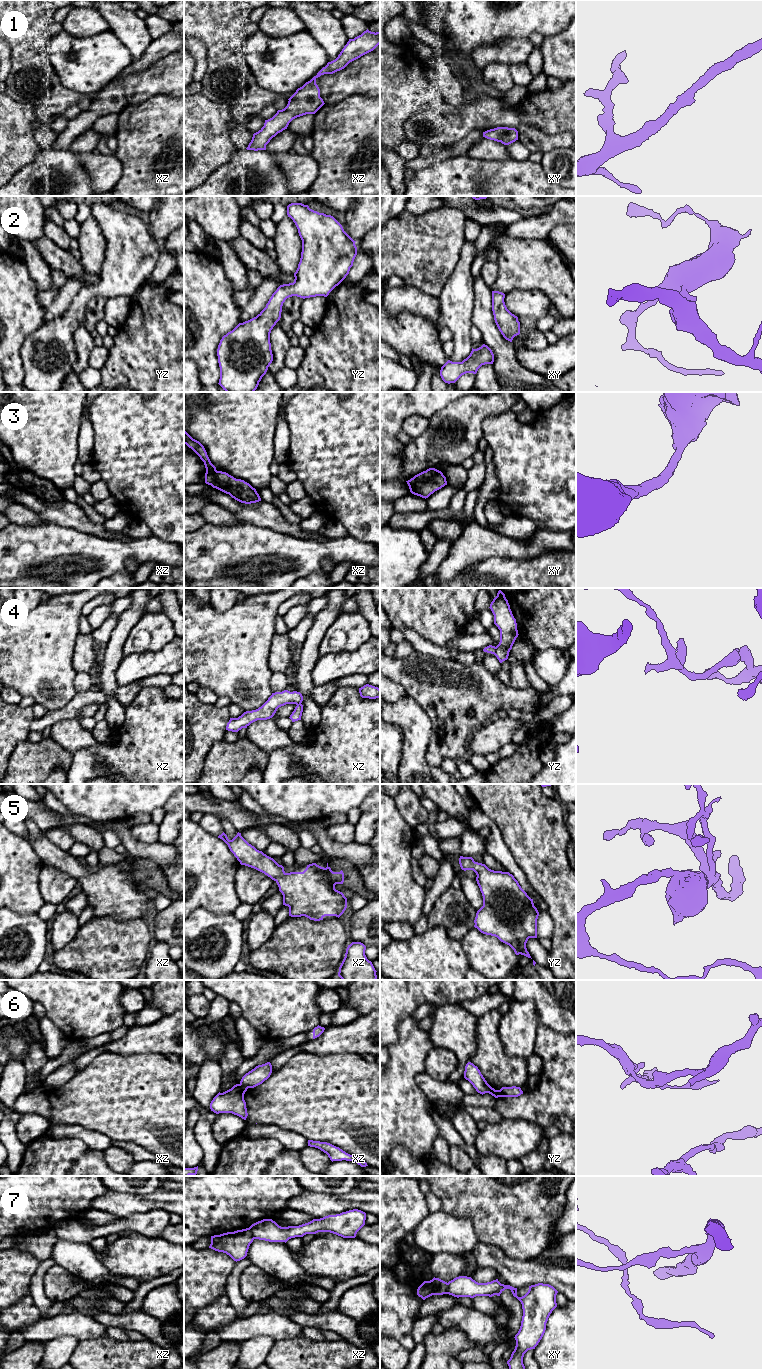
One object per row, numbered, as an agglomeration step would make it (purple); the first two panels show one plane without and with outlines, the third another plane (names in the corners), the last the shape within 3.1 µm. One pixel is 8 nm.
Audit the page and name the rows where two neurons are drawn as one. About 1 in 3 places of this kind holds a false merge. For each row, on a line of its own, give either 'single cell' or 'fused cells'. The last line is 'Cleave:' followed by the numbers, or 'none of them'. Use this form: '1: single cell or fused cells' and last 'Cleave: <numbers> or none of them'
1: single cell
2: single cell
3: single cell
4: fused cells
5: single cell
6: fused cells
7: fused cells
Cleave: 4, 6, 7

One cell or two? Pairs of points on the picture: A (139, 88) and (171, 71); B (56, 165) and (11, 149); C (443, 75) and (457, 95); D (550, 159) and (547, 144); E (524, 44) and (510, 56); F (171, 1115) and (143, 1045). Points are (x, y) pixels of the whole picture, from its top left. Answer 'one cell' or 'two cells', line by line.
A: one cell
B: two cells
C: one cell
D: two cells
E: one cell
F: two cells

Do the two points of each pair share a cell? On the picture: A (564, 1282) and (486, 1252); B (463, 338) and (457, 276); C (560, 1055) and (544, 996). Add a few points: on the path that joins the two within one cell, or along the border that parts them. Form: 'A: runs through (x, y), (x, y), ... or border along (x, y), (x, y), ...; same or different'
A: runs through (545, 1274), (516, 1273), (505, 1266); same
B: runs through (460, 323), (457, 318), (457, 291); same
C: border along (539, 1024), (565, 1034); different

